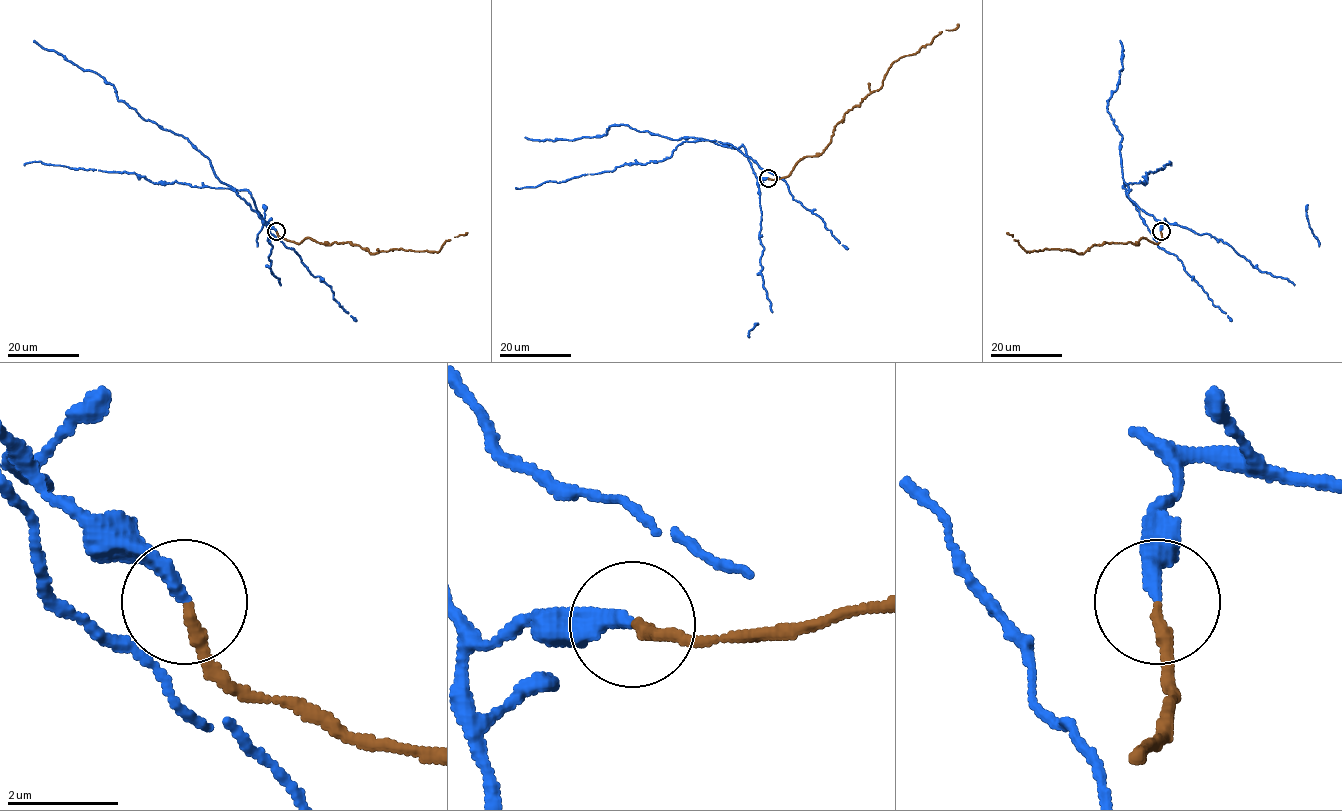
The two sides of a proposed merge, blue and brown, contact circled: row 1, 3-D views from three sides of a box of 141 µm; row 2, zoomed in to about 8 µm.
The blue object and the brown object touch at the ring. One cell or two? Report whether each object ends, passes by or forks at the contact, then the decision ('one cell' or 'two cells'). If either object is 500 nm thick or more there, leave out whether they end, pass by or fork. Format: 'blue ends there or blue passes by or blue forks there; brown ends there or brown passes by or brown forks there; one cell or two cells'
blue ends there; brown ends there; one cell

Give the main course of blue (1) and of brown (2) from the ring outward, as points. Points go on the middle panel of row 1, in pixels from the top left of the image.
1: (768, 178), (756, 177), (742, 145), (673, 140), (626, 124), (573, 140), (524, 137)
2: (768, 178), (787, 176), (801, 159), (819, 155), (848, 111), (880, 88), (894, 62), (915, 54), (958, 24)

